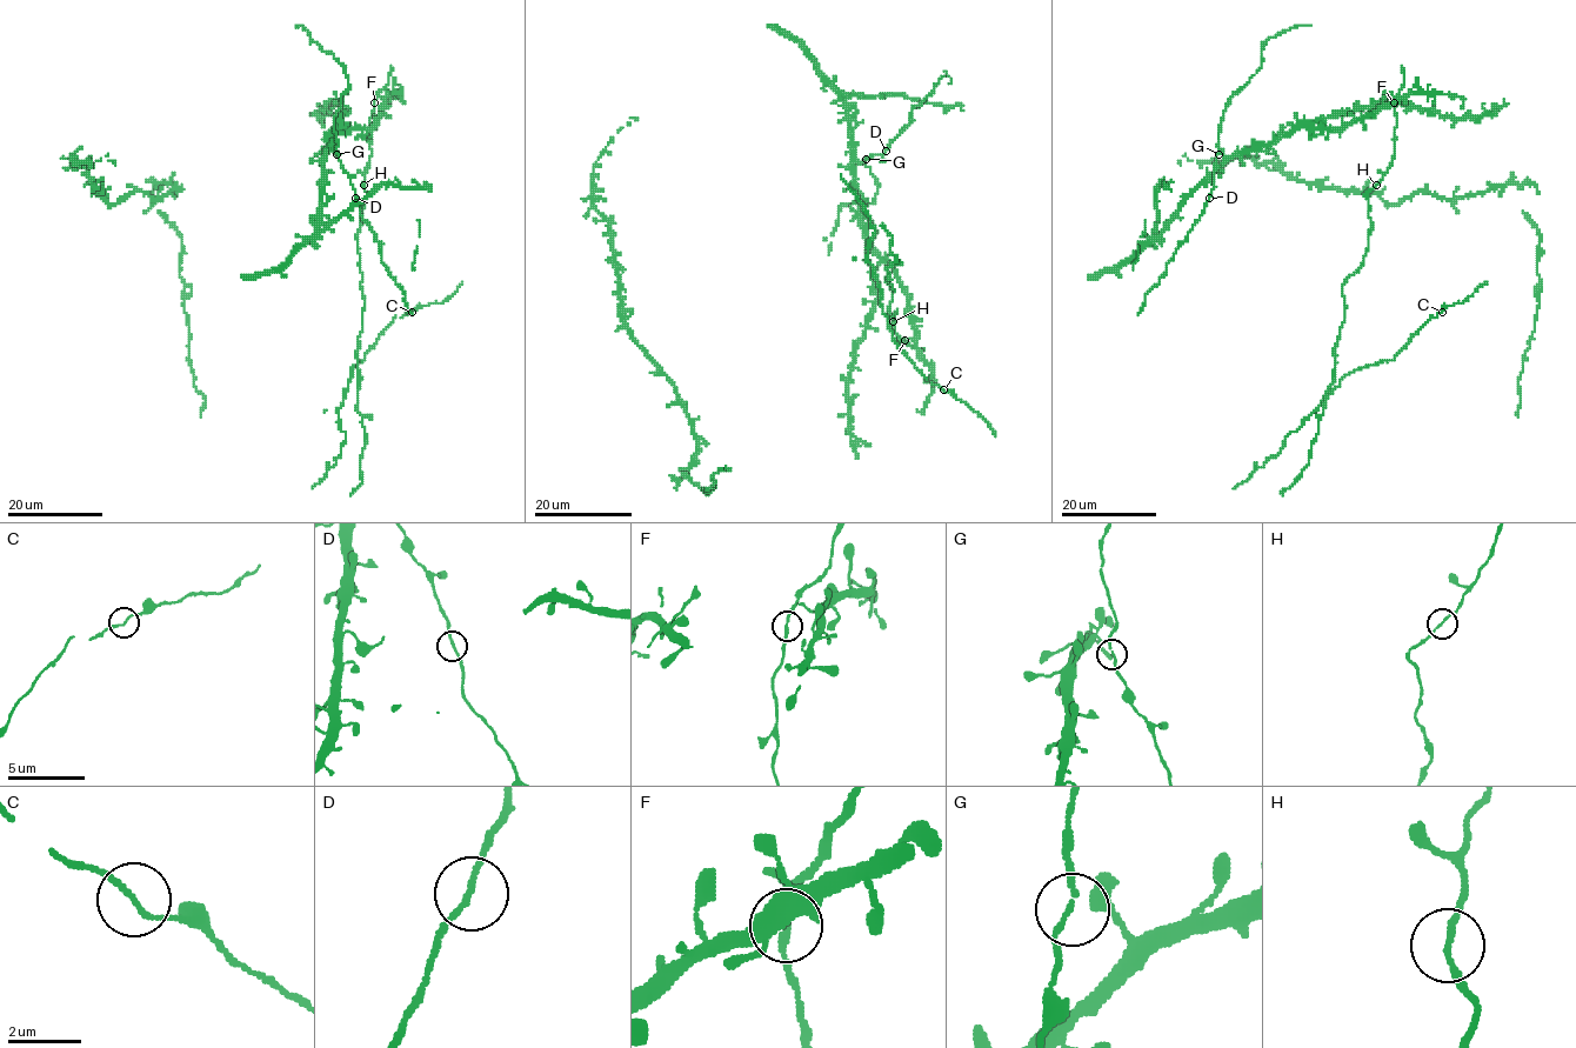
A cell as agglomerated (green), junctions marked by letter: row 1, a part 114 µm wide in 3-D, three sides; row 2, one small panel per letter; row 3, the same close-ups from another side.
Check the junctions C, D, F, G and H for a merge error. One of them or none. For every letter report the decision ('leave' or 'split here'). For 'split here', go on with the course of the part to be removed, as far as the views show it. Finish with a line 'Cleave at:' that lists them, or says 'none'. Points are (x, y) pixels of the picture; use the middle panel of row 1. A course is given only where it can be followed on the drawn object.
C: leave
D: leave
F: leave
G: leave
H: leave
Cleave at: none

